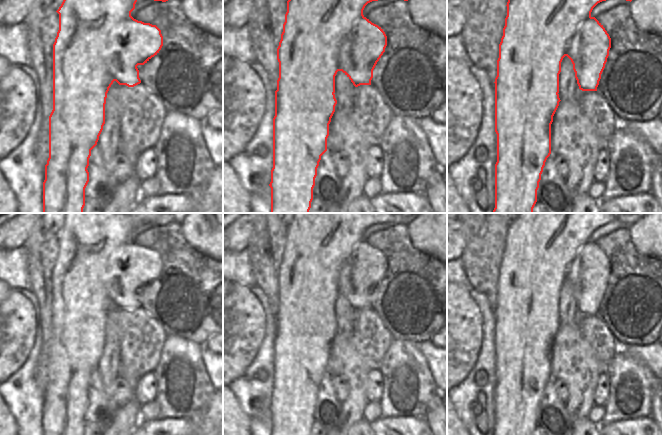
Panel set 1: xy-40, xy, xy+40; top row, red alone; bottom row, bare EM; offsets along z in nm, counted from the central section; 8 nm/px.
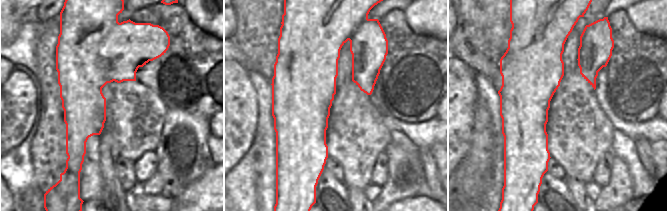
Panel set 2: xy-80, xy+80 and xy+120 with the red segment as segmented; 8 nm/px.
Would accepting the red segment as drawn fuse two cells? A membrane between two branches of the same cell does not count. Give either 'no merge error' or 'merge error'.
merge error

